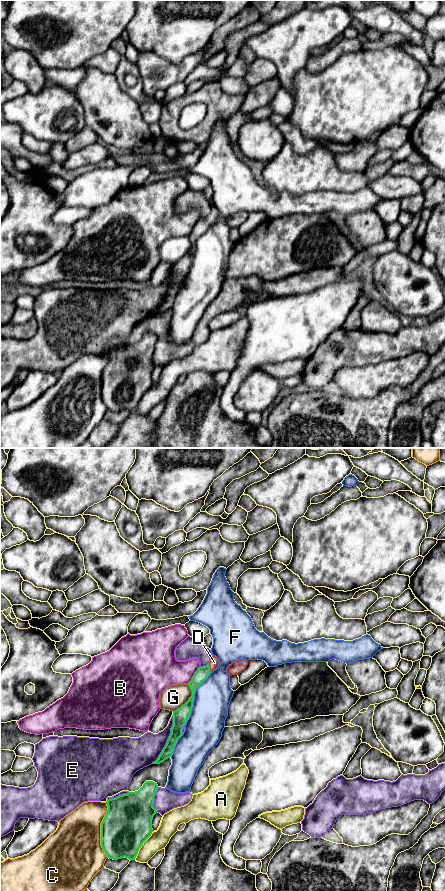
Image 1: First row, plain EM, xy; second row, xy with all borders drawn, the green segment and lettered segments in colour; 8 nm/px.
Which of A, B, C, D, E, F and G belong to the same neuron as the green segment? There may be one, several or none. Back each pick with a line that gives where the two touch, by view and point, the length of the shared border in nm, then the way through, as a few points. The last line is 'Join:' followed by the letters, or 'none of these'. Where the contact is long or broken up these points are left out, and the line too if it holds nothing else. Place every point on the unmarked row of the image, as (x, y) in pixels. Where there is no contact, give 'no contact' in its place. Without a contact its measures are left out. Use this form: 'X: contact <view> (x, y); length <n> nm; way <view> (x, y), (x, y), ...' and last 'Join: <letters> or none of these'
D: contact xy (209, 219); length 80 nm; way xy (202, 225), (209, 219), (214, 214)
Join: D

